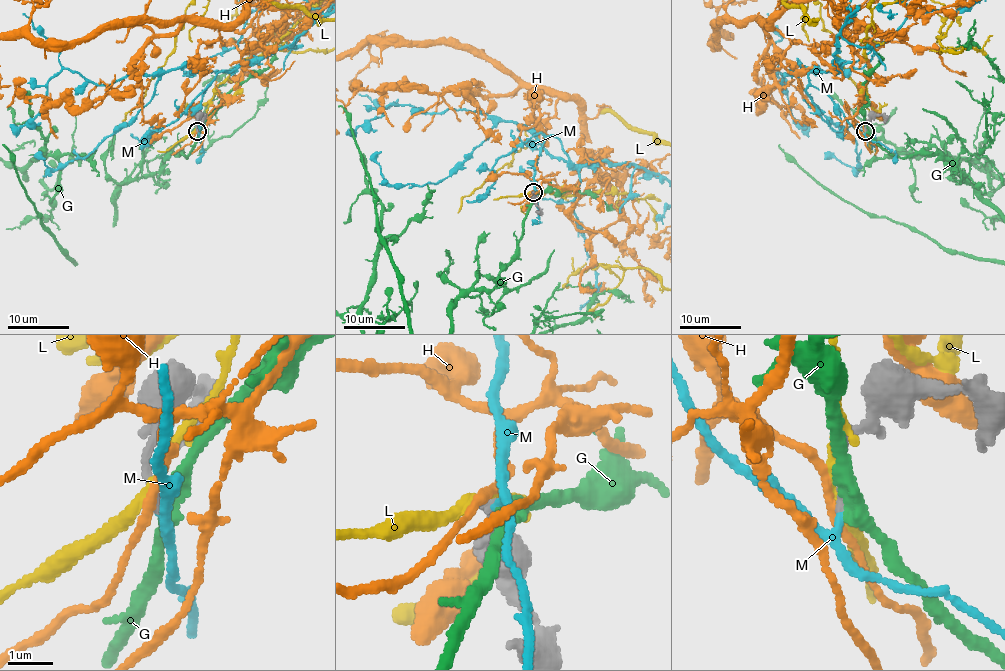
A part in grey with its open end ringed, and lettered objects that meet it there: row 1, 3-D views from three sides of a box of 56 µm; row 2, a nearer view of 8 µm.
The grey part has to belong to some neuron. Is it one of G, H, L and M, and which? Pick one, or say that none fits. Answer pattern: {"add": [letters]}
{"add": ["M"]}

